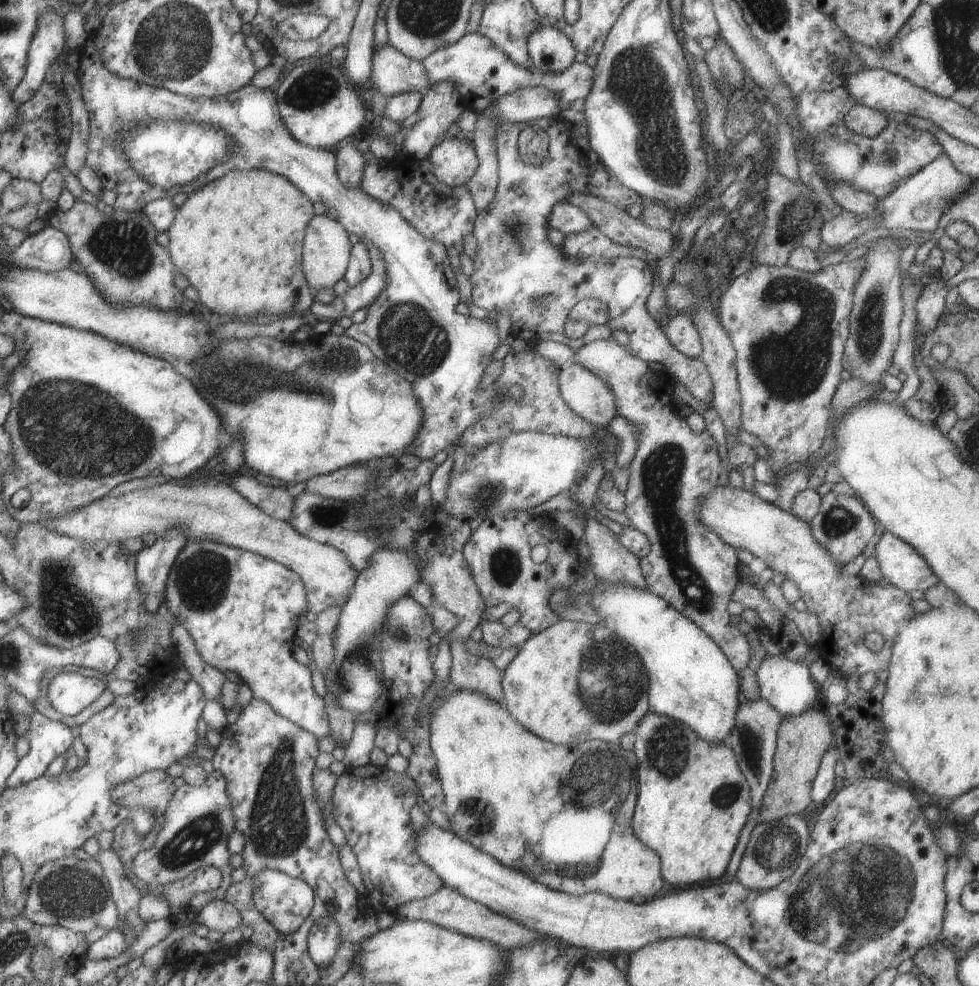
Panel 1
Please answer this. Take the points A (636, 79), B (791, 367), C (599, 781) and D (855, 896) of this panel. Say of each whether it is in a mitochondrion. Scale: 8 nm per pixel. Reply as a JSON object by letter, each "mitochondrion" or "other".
{"A":"mitochondrion","B":"mitochondrion","C":"mitochondrion","D":"mitochondrion"}

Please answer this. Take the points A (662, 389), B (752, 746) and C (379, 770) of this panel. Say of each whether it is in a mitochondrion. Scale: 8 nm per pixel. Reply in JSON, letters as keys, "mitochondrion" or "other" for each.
{"A":"other","B":"mitochondrion","C":"other"}

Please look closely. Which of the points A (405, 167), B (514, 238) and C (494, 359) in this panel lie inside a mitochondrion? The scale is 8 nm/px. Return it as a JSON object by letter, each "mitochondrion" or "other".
{"A":"other","B":"mitochondrion","C":"other"}

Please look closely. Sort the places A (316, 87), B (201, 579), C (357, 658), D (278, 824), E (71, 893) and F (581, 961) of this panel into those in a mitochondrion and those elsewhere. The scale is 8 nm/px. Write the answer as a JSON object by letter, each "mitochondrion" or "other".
{"A":"mitochondrion","B":"mitochondrion","C":"mitochondrion","D":"mitochondrion","E":"mitochondrion","F":"other"}

